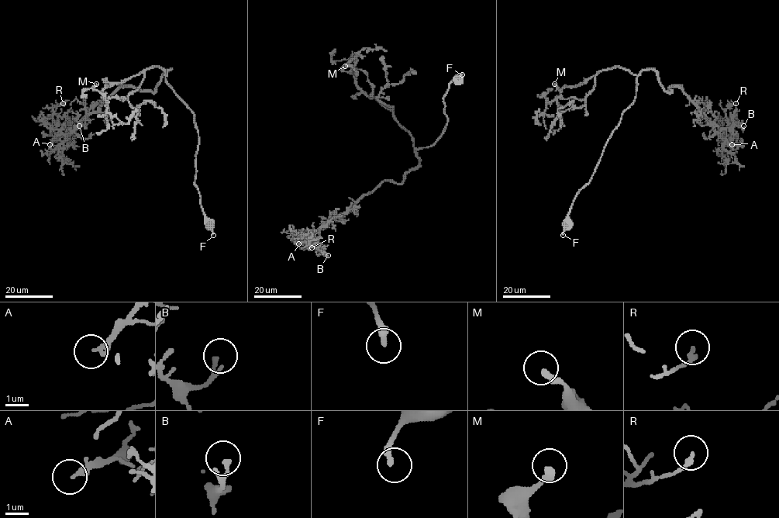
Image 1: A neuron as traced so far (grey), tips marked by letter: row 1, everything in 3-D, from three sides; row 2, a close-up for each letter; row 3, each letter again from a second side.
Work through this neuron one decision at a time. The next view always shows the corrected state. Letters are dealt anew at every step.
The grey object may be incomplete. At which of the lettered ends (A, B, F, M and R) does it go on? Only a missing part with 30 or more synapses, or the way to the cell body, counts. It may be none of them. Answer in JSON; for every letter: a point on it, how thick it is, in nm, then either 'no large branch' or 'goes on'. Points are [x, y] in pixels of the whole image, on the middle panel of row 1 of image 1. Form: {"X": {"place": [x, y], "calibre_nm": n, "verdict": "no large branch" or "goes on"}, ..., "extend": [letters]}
{"A": {"place": [298, 243], "calibre_nm": 160, "verdict": "no large branch"}, "B": {"place": [328, 255], "calibre_nm": 110, "verdict": "no large branch"}, "F": {"place": [462, 74], "calibre_nm": 300, "verdict": "no large branch"}, "M": {"place": [345, 66], "calibre_nm": 320, "verdict": "no large branch"}, "R": {"place": [311, 247], "calibre_nm": 190, "verdict": "no large branch"}, "extend": []}

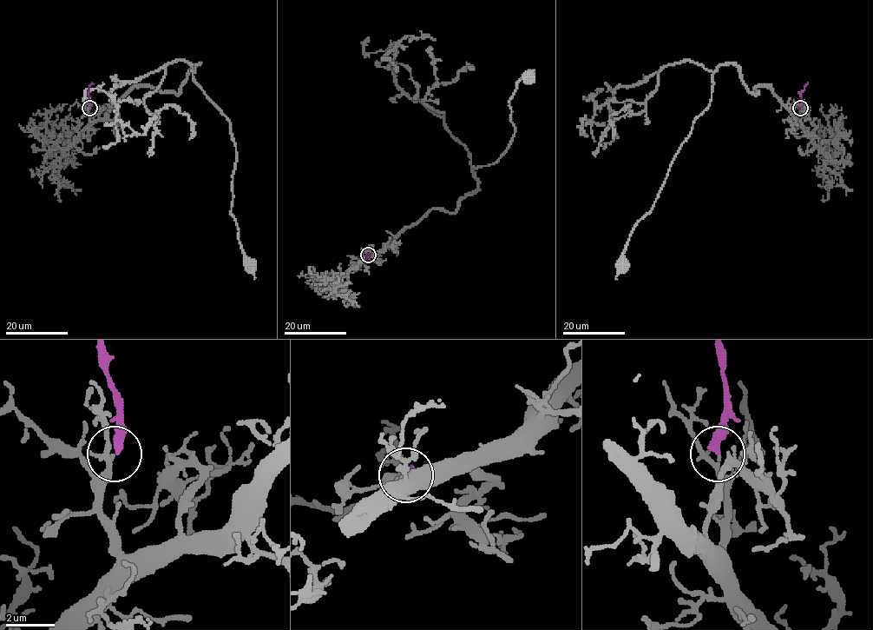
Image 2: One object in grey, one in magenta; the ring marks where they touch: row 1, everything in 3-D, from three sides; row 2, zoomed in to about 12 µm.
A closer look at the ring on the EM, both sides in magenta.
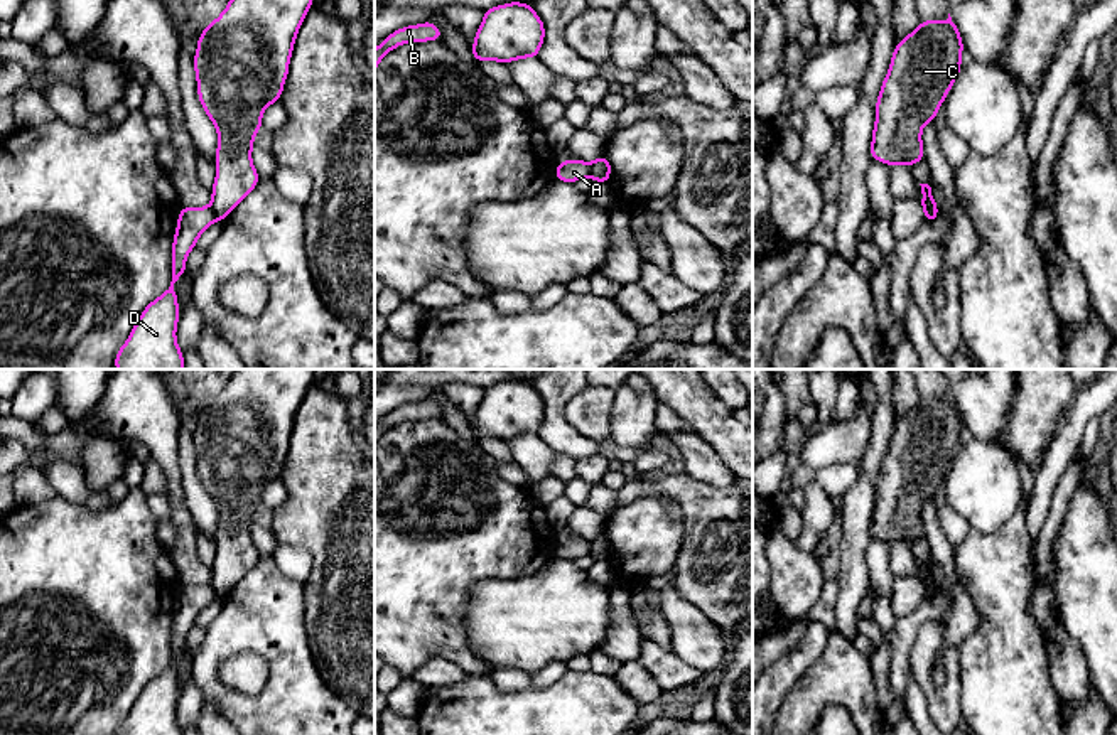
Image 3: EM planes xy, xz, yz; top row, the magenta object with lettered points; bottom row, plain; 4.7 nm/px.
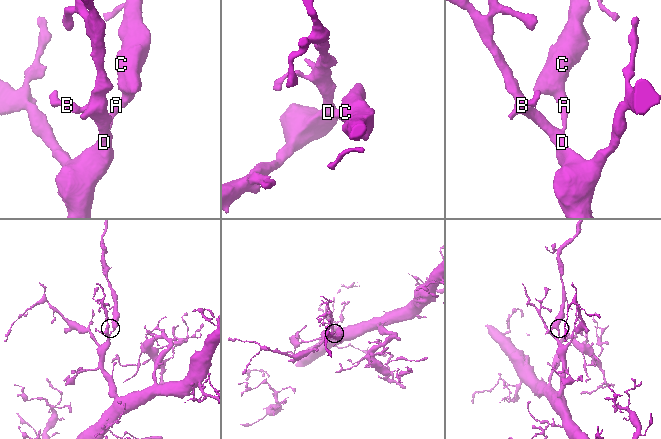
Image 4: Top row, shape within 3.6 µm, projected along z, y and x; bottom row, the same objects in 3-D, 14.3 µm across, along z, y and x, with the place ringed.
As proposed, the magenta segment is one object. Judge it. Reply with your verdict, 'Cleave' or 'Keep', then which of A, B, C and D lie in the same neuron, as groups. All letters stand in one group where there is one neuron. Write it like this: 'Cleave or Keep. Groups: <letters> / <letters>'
Cleave. Groups: A B D / C

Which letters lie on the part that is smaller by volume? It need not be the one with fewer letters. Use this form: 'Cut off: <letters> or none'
Cut off: C

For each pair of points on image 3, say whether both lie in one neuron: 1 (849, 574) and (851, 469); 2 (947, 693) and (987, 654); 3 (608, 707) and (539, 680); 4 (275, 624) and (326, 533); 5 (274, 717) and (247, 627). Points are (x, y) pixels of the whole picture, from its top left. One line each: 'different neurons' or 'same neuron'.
1: different neurons
2: different neurons
3: different neurons
4: different neurons
5: same neuron

